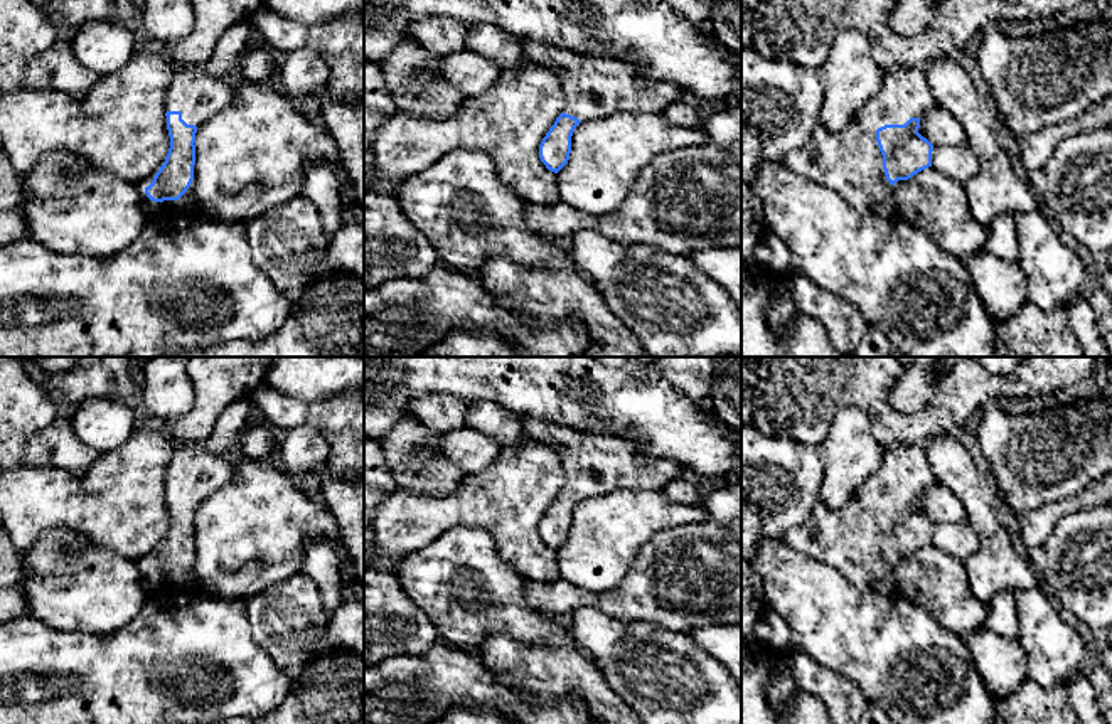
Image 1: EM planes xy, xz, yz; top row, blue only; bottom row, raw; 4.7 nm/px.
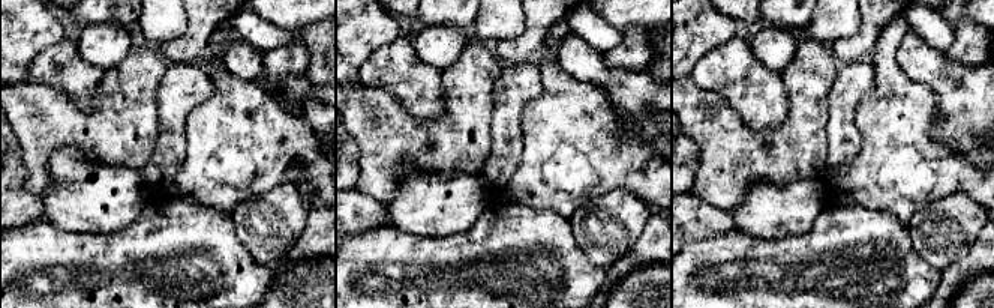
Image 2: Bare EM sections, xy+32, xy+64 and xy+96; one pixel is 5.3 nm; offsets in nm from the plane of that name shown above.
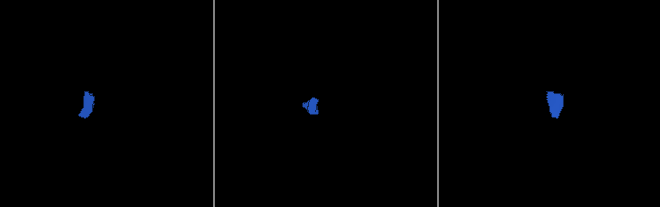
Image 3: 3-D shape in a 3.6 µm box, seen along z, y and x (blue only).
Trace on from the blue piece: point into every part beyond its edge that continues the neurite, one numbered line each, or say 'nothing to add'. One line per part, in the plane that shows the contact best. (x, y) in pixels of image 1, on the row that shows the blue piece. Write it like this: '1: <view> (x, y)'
1: yz (850, 162)

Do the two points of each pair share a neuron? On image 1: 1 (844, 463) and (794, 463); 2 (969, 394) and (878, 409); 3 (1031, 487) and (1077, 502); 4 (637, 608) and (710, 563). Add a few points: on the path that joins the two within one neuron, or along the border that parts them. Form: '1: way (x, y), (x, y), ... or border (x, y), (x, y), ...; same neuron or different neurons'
1: border (819, 445), (823, 450), (821, 500); different neurons
2: way (947, 411), (927, 423), (900, 423); same neuron
3: border (1094, 480), (1069, 497), (1028, 512); different neurons
4: way (656, 590), (691, 576); same neuron

